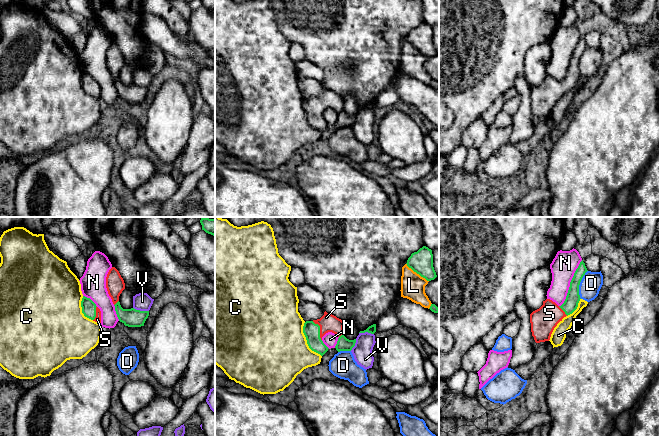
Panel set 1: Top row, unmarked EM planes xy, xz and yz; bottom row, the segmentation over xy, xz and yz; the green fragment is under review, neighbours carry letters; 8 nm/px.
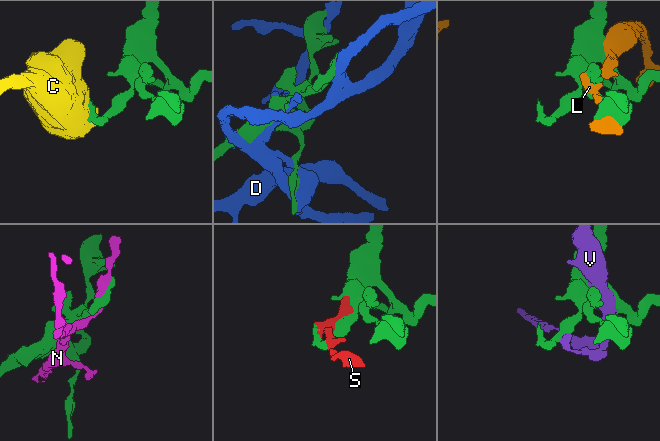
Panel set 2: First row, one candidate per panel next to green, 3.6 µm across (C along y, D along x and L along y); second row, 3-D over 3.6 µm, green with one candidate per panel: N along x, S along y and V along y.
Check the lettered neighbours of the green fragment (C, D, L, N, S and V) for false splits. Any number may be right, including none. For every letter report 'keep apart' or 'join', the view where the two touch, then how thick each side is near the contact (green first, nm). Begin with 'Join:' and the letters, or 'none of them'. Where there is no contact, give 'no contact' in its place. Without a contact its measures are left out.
Join: S
C: keep apart; contact in xz; calibres 130 and 480 nm
D: keep apart; contact in yz; calibres 120 and 170 nm
L: keep apart; contact in xz; calibres 190 and 190 nm
N: keep apart; contact in yz; calibres 120 and 200 nm
S: join; contact in xz; calibres 130 and 140 nm
V: keep apart; contact in xy; calibres 140 and 140 nm

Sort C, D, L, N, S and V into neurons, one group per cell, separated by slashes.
C / D / L N / S / V

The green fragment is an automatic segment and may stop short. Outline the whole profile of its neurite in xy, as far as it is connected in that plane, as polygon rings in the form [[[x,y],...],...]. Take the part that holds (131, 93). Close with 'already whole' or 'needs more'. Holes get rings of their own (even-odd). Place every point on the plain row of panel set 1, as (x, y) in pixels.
[[[112,43],[107,50],[106,64],[115,82],[119,97],[128,103],[144,102],[144,99],[149,92],[149,87],[140,87],[134,84],[123,85],[120,81],[119,72],[125,65],[125,59],[115,43]]]; needs more

